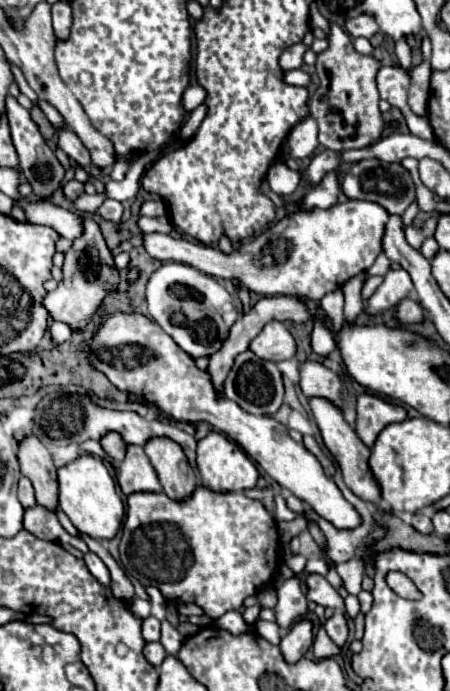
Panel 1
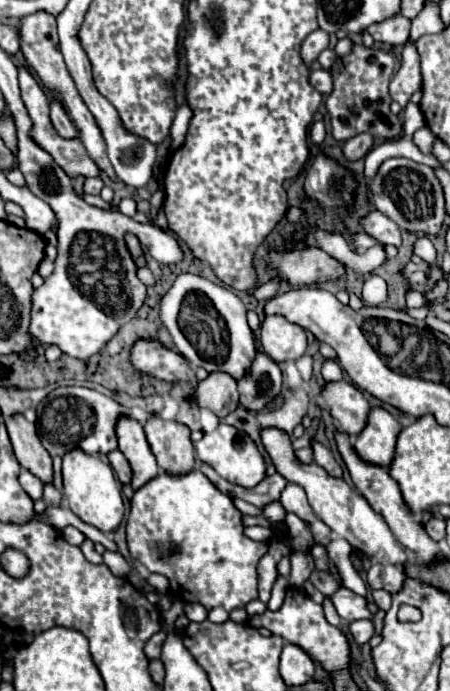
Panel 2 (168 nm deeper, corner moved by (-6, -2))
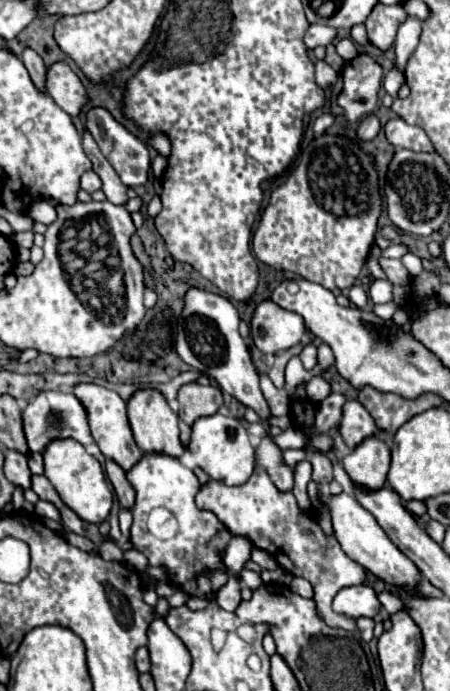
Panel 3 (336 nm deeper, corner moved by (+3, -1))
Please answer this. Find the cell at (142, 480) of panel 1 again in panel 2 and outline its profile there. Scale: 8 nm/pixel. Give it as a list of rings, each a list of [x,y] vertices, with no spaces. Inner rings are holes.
[[[121,416],[121,420],[117,420],[117,442],[119,450],[125,454],[125,458],[131,464],[133,490],[141,488],[159,474],[159,466],[149,448],[149,442],[145,440],[143,426],[135,418]]]

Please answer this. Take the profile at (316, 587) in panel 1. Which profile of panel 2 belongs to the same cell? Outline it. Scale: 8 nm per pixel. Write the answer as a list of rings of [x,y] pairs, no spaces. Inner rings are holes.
[[[339,588],[333,596],[331,596],[337,614],[345,620],[345,622],[353,622],[353,620],[363,620],[363,618],[373,618],[373,612],[369,610],[369,600],[365,596],[359,596],[355,592],[351,592],[349,588]]]

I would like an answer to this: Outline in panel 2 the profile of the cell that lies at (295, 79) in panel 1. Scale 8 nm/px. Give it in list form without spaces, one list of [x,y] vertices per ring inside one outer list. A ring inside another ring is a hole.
[[[313,70],[311,72],[311,76],[309,76],[309,80],[311,80],[311,84],[321,92],[321,94],[329,94],[331,90],[333,90],[333,80],[331,80],[331,72],[327,70]]]

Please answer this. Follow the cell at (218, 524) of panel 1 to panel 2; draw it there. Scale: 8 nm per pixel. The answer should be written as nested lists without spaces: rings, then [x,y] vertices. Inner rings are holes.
[[[199,470],[187,474],[161,472],[135,492],[127,522],[127,544],[133,560],[149,572],[163,574],[171,582],[171,594],[183,602],[197,602],[207,610],[221,606],[231,612],[257,598],[257,564],[267,552],[267,544],[253,542],[243,534],[241,512],[233,506],[231,498],[219,492]]]

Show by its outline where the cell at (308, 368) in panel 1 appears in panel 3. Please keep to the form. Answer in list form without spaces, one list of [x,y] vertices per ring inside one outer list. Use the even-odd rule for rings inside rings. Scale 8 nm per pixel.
[[[346,399],[346,403],[342,405],[342,421],[340,421],[338,429],[340,429],[344,443],[350,449],[354,449],[362,439],[366,439],[368,435],[374,435],[378,431],[374,419],[368,415],[364,405],[356,399]]]

